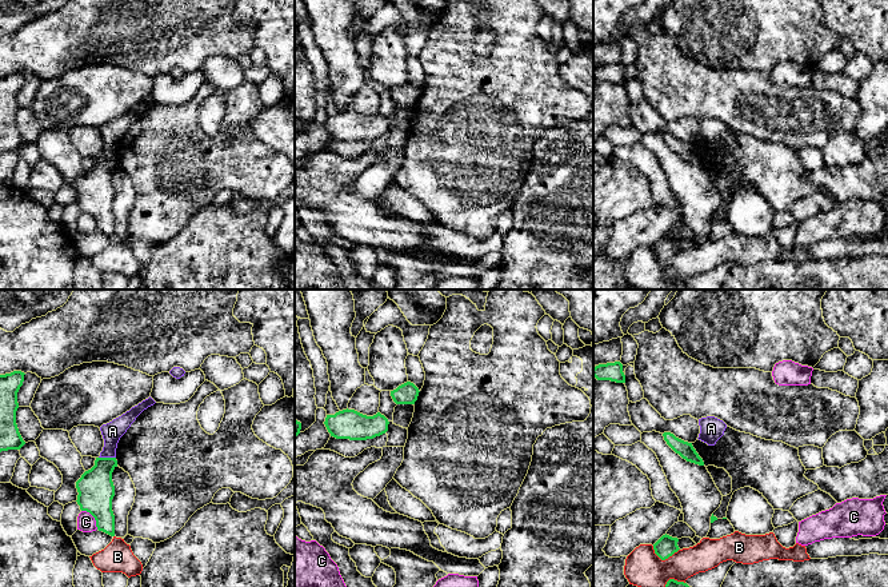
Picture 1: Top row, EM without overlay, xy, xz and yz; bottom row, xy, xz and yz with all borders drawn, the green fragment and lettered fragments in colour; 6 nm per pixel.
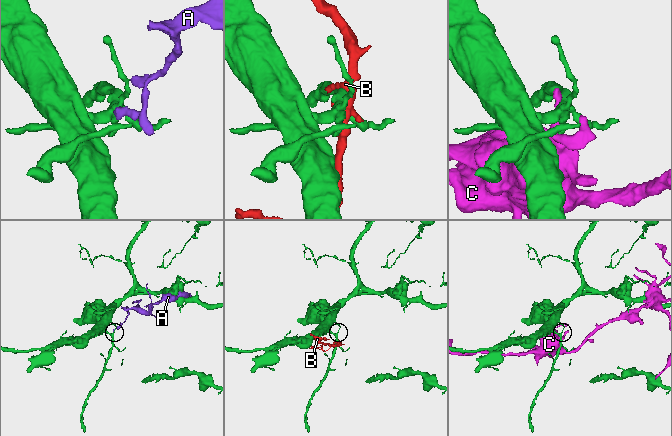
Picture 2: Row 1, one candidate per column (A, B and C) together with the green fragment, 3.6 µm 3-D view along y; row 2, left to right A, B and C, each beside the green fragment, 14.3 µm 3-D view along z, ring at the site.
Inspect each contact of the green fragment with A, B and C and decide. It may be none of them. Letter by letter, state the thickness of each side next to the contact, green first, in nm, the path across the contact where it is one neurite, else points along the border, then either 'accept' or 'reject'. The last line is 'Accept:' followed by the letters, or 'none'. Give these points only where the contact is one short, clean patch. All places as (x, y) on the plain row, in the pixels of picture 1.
A: 220 nm thick on the green side, 120 nm on the other; border along xy (99, 158), (115, 159); reject
B: 120 nm thick on the green side, 220 nm on the other; reject
C: 220 nm thick on the green side, 110 nm on the other; reject
Accept: none

